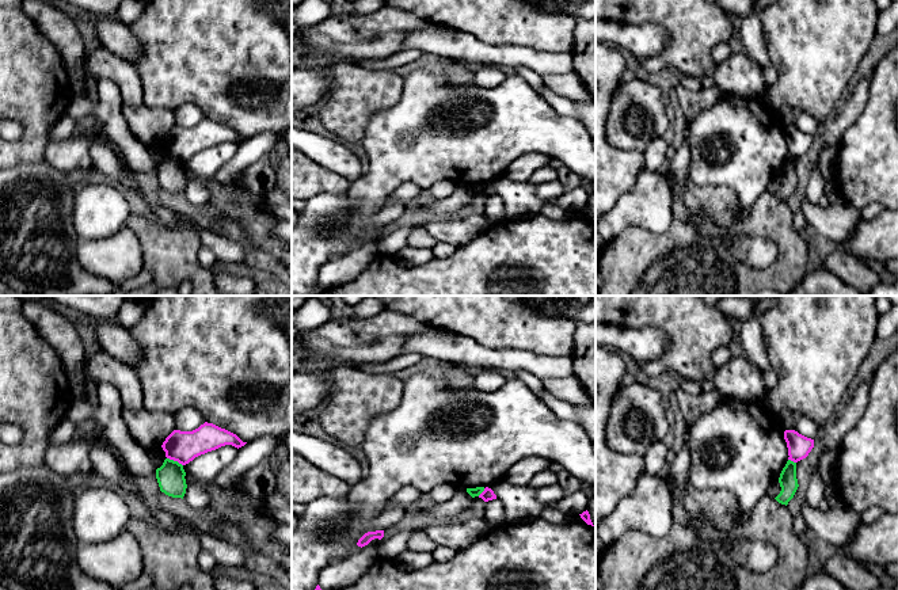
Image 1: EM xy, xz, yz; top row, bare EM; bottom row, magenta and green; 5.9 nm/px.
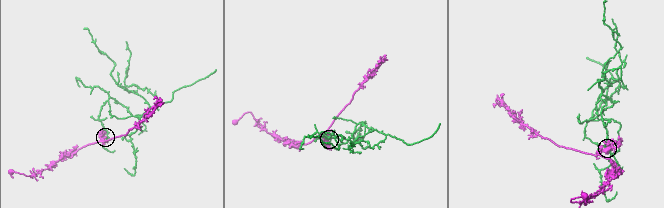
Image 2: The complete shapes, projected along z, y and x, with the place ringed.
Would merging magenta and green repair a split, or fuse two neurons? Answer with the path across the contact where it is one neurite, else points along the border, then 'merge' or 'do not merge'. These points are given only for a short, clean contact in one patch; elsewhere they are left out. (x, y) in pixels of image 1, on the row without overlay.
along xy (167, 153), (182, 162) | do not merge

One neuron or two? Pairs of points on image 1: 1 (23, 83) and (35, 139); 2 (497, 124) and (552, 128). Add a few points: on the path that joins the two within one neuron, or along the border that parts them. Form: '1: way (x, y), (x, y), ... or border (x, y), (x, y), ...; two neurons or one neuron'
1: way (35, 96), (35, 125); one neuron
2: way (510, 124), (529, 124), (539, 128); one neuron

